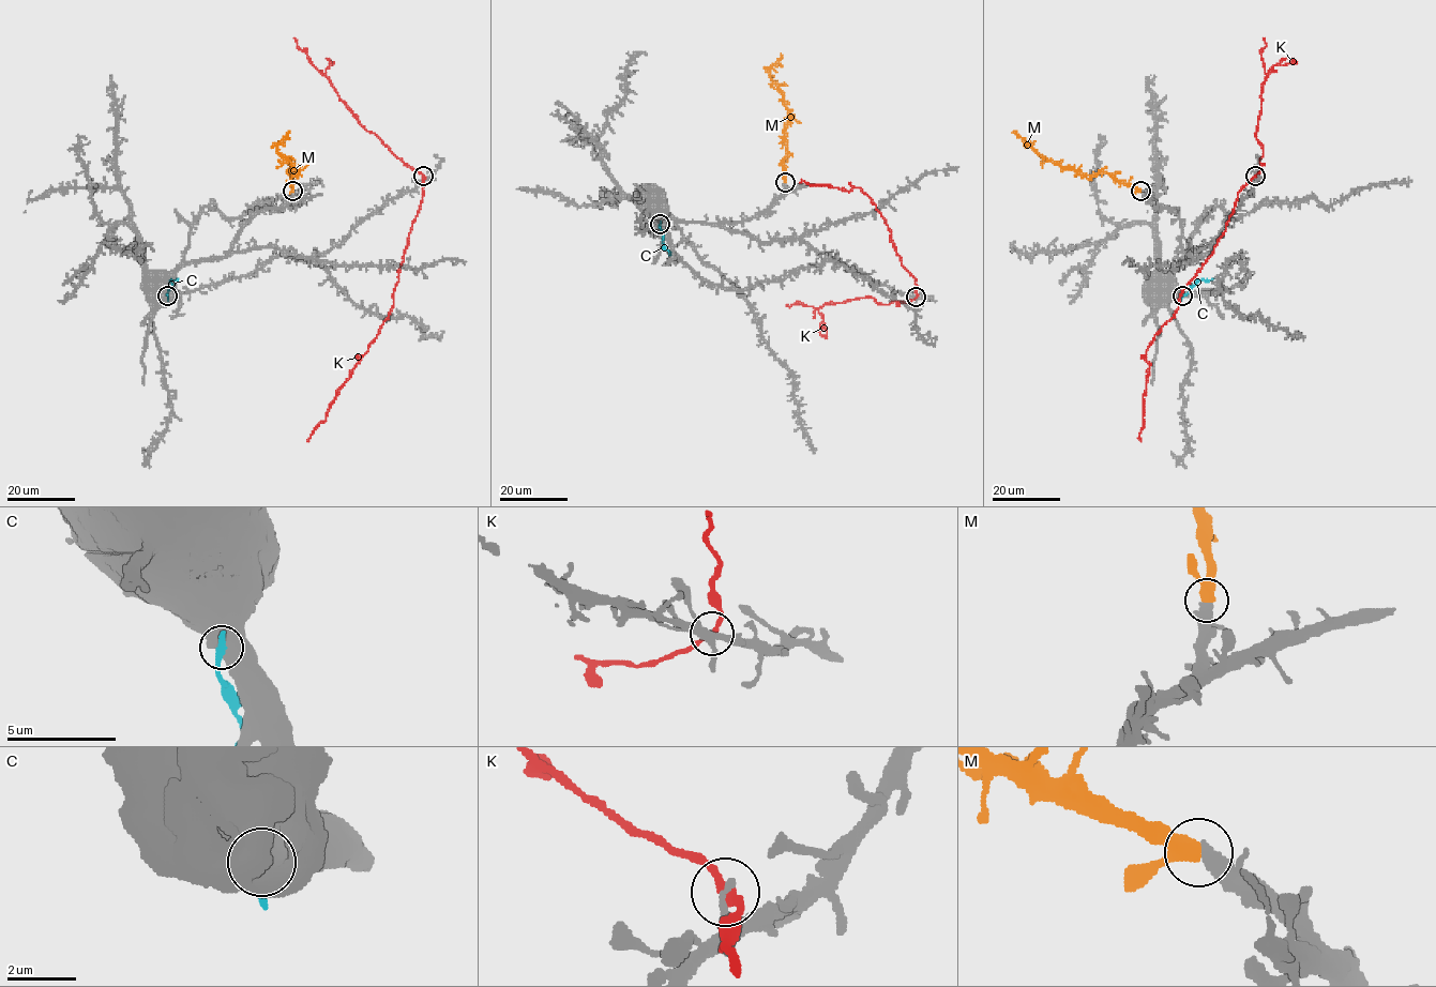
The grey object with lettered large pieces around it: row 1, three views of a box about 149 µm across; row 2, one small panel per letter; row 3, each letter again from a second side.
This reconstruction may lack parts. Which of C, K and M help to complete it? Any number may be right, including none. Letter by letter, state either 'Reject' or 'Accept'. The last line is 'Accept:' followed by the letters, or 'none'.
C: Reject
K: Reject
M: Accept
Accept: M

